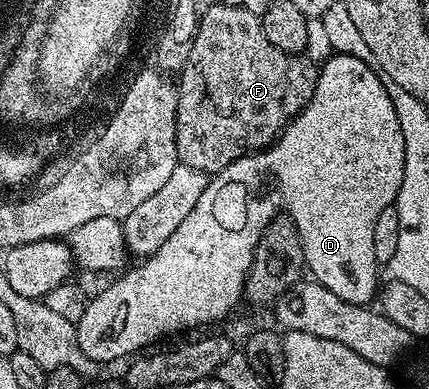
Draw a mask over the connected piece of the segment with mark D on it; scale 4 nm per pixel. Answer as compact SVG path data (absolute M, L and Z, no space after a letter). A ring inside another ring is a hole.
M329 56L319 69L310 102L285 126L271 148L240 156L233 164L215 173L206 190L202 190L202 198L194 202L194 210L182 218L178 230L158 246L154 255L141 259L137 263L140 265L130 269L125 276L117 275L113 284L106 285L93 300L91 297L85 303L82 318L75 321L82 354L97 362L123 361L152 346L147 344L163 336L225 319L229 313L224 308L224 288L244 284L258 238L264 227L277 219L279 212L276 211L280 207L289 212L285 213L298 230L307 271L316 275L317 282L329 292L329 297L345 304L371 305L378 292L374 226L378 223L378 214L395 205L404 177L405 158L402 126L398 126L398 114L394 102L390 102L390 94L386 94L386 86L382 86L380 72L357 56ZM264 176L272 183L269 192L264 192Z

